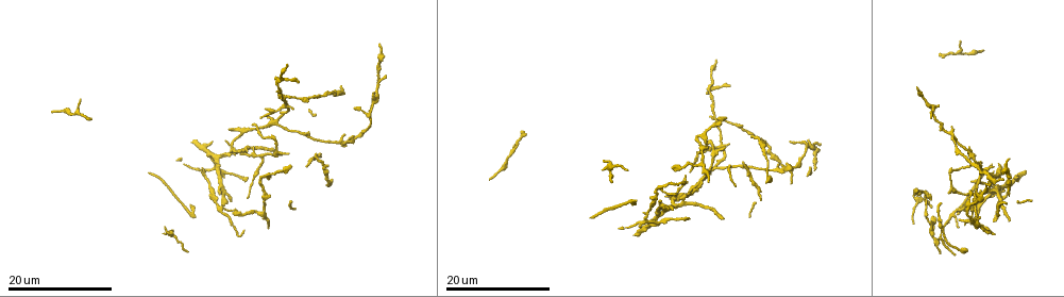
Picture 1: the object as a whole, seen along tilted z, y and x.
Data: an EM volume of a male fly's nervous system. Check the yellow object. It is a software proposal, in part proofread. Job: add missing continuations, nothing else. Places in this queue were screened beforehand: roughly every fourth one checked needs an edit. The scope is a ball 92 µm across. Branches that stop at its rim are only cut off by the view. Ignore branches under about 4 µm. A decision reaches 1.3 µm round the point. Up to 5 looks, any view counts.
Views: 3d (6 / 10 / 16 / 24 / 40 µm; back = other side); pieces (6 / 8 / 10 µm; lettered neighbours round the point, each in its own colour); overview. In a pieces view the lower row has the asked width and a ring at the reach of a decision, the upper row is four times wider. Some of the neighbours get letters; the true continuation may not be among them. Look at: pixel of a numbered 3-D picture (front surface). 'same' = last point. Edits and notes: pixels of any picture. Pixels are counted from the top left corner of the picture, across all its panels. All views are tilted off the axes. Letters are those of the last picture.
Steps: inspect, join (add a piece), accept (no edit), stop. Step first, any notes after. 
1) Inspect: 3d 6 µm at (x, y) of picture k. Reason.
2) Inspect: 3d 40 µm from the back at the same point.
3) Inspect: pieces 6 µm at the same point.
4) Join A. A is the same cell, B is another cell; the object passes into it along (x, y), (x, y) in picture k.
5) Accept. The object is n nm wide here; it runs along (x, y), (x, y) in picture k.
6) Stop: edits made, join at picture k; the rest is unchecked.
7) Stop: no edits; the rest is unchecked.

Inspect: 3d 24 µm at (602, 160) of picture 1. Tapers out.

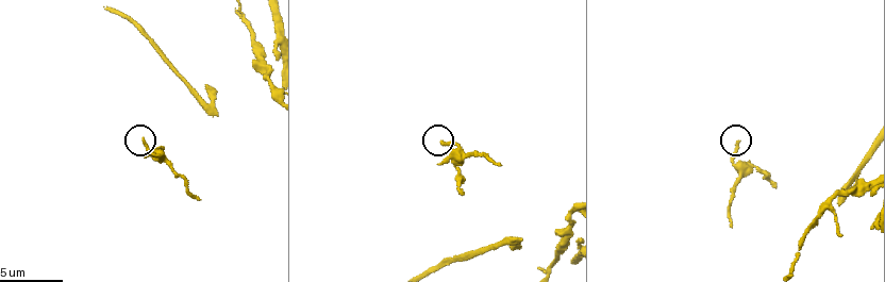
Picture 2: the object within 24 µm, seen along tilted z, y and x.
Inspect: pieces 6 µm at (141, 141) of picture 2. What lies round it.

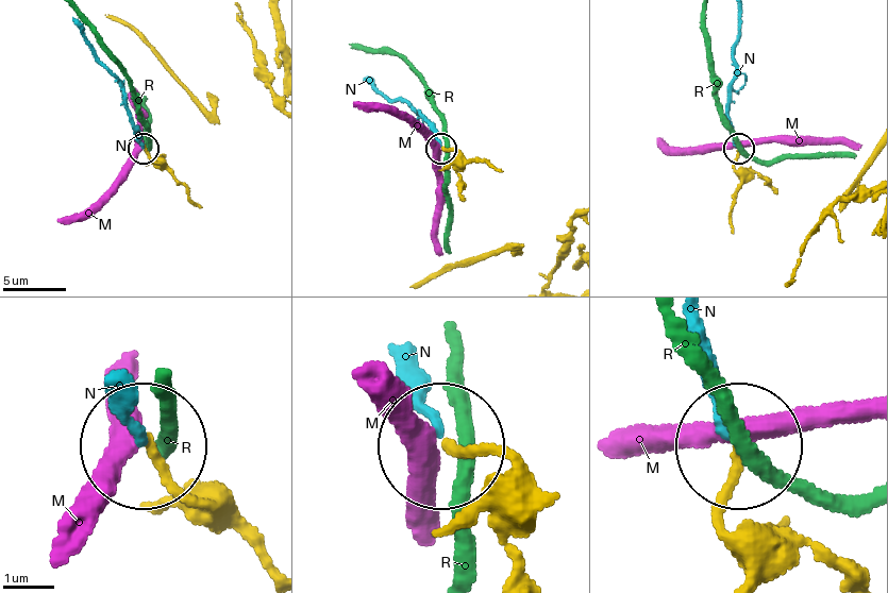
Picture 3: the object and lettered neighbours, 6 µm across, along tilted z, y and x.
Accept. M, N and R are other cells; none of them fits.

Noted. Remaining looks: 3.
Inspect: 3d 24 µm at (229, 128) of picture 1.

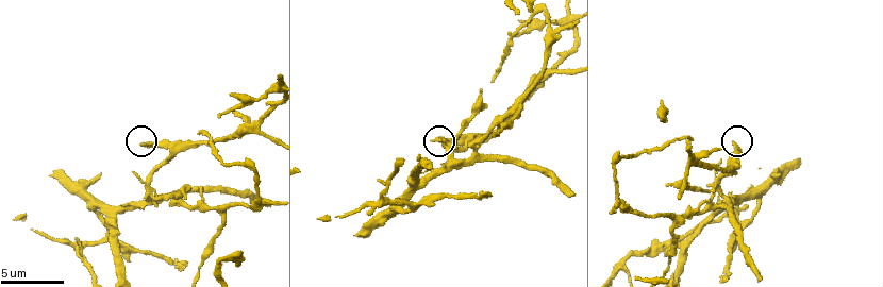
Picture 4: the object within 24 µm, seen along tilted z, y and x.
Inspect: pieces 8 µm at (144, 144) of picture 4.

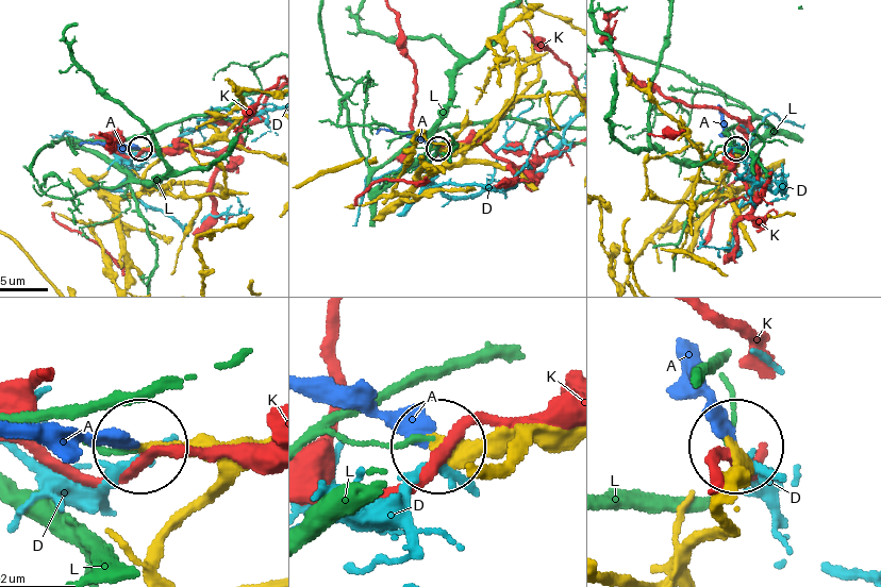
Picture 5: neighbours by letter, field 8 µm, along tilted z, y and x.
Join A. A is the same cell, D, K and L are other cells; it goes on there.

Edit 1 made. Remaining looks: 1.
Stop: edits made, join at picture 5; the rest is unchecked.

